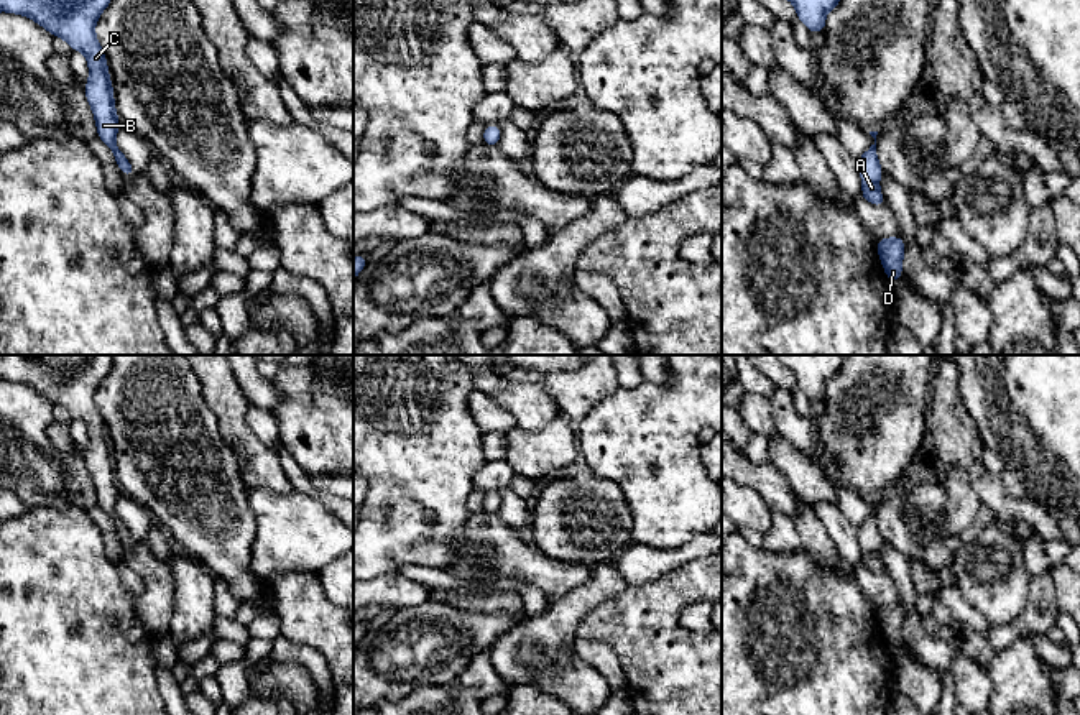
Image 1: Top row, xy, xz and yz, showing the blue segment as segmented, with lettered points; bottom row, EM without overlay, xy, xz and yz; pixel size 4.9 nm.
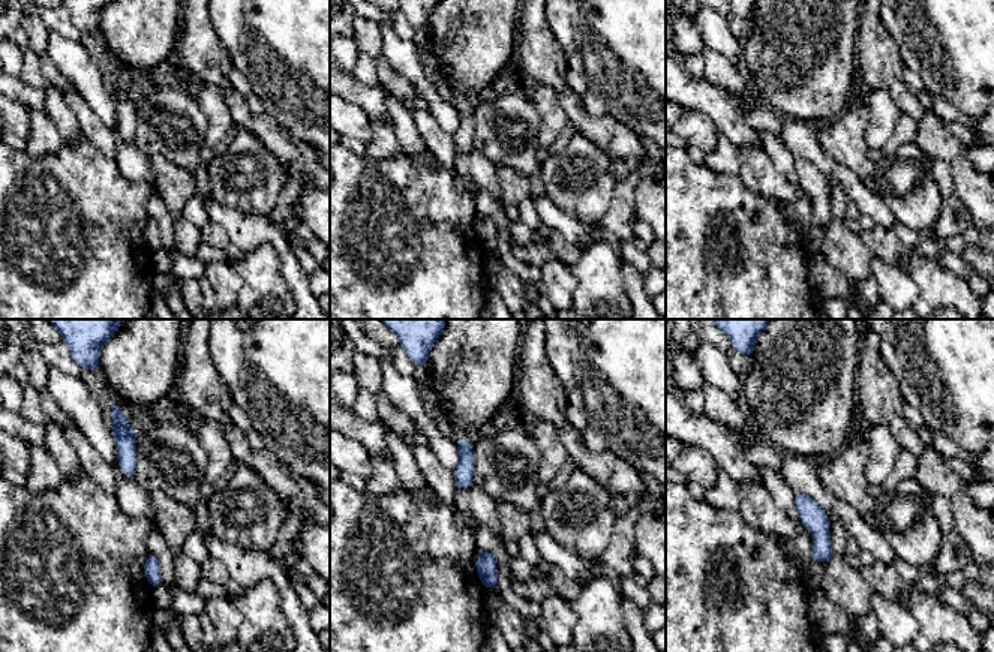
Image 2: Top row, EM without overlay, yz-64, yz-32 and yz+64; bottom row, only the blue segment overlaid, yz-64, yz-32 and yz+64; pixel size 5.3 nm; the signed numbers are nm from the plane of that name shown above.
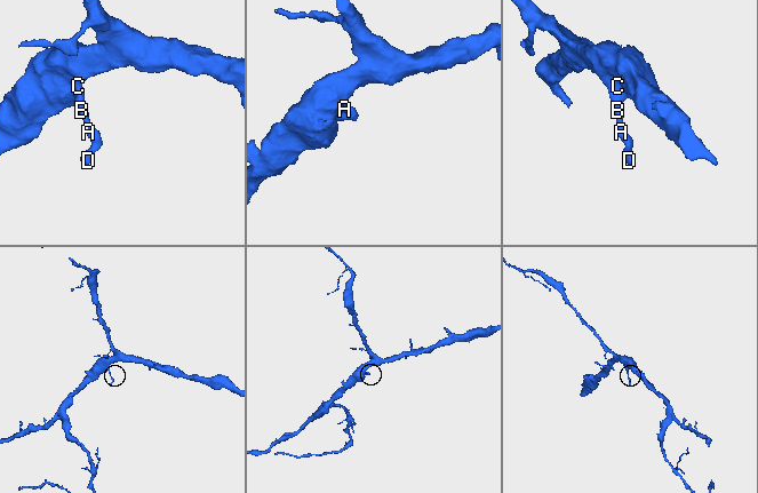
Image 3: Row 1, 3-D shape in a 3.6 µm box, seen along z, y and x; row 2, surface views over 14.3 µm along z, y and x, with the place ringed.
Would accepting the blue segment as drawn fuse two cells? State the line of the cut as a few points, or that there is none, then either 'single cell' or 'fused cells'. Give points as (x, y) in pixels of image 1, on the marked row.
no cut | single cell

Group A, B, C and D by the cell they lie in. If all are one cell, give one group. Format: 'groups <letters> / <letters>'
groups A B C D

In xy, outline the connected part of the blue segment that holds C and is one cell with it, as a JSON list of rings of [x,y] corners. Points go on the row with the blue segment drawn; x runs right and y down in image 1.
[[[0,0],[0,12],[31,18],[53,38],[62,38],[87,58],[89,81],[84,90],[95,118],[97,136],[112,150],[118,169],[132,176],[135,168],[117,148],[120,122],[113,87],[104,49],[95,36],[95,23],[108,5],[110,0]]]

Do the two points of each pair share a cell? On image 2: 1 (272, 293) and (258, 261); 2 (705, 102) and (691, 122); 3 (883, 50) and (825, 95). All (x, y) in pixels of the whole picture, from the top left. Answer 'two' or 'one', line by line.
1: one
2: two
3: two

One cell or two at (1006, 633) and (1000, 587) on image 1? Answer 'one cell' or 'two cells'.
two cells

